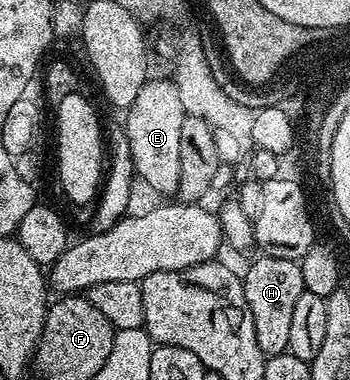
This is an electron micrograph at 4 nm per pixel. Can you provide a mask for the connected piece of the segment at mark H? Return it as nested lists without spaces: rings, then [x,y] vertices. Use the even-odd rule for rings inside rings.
[[[259,255],[242,277],[244,299],[252,311],[252,327],[256,327],[256,343],[265,357],[275,357],[288,350],[288,338],[296,299],[306,292],[302,266],[297,260]]]

